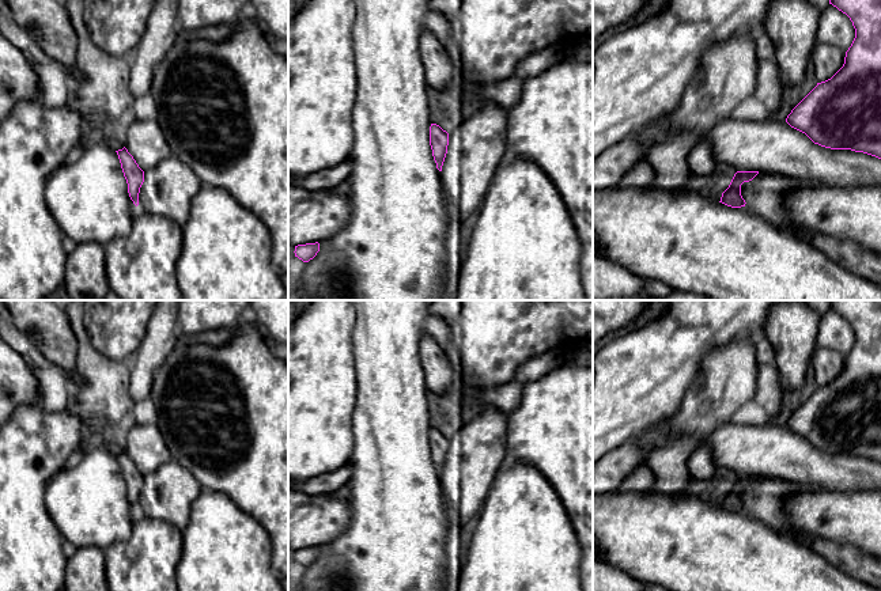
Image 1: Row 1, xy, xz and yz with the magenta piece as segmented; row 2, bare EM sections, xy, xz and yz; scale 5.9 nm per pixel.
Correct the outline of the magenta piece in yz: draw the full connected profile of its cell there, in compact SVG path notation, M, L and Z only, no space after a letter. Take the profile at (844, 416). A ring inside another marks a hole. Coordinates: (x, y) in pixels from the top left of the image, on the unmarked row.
M829 300L829 308L850 322L855 342L843 371L831 383L817 387L786 427L821 451L881 463L881 300Z

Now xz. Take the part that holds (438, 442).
M431 428L430 431L430 450L436 473L442 476L442 470L447 458L449 437L436 428Z

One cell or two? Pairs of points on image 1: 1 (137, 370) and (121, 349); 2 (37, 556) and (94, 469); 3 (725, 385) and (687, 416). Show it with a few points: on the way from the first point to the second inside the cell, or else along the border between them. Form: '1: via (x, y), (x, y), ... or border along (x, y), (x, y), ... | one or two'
1: border along (144, 332), (143, 341), (128, 360) | two
2: border along (45, 496), (45, 508), (65, 541) | two
3: via (715, 394), (696, 413) | one

